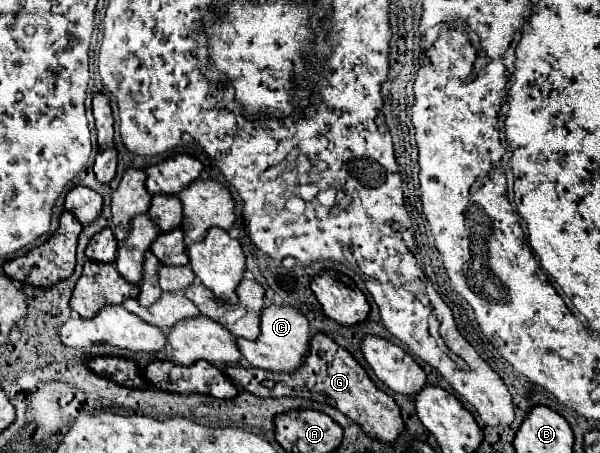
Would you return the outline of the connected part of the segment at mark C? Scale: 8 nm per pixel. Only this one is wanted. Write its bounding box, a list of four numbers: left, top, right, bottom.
[235,305,309,371]

